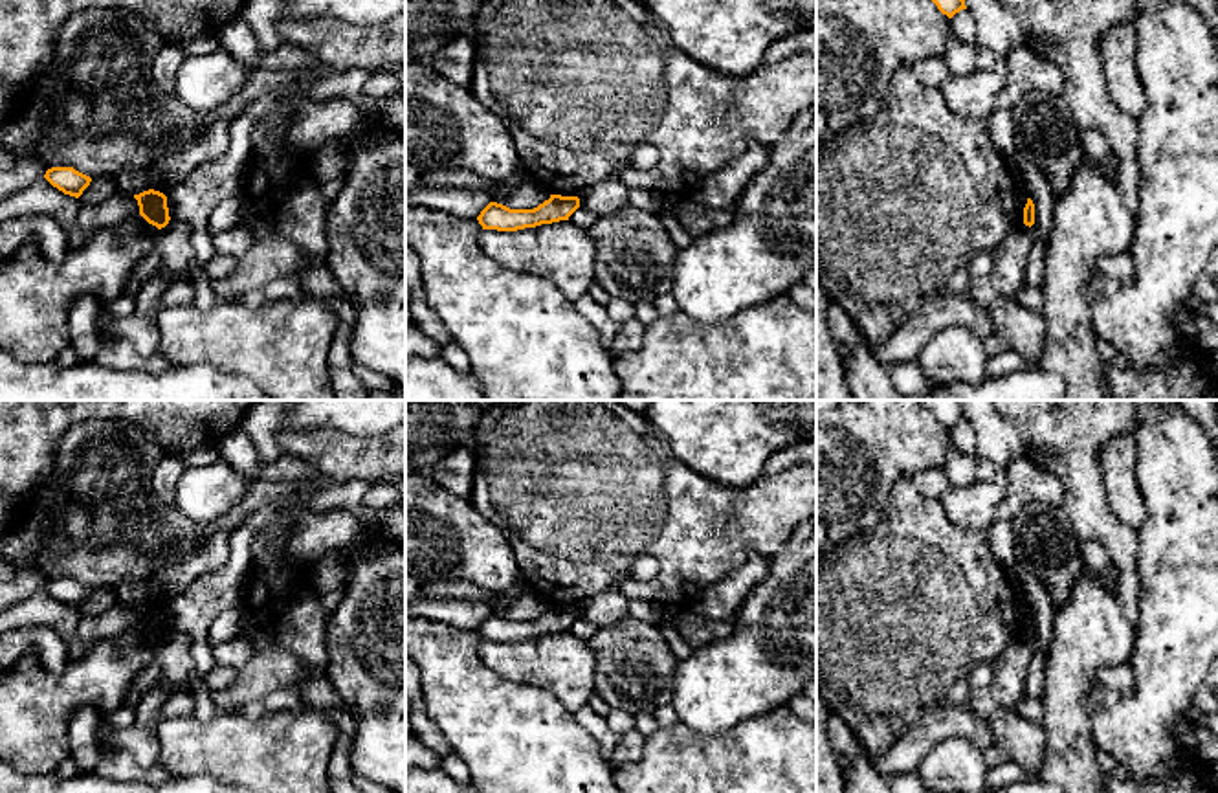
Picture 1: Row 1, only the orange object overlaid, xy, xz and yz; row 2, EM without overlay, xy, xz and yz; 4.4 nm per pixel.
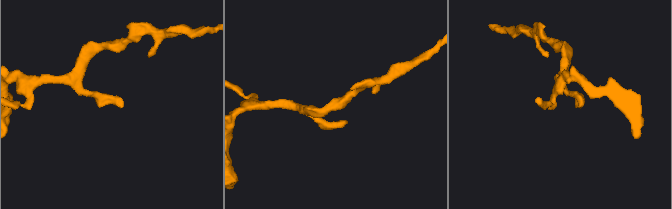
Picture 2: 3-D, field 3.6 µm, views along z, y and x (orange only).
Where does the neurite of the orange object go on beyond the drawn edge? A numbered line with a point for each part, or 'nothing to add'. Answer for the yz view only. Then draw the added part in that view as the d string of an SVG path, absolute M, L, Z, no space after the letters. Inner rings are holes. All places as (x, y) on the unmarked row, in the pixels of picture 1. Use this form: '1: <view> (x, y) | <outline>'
nothing to add

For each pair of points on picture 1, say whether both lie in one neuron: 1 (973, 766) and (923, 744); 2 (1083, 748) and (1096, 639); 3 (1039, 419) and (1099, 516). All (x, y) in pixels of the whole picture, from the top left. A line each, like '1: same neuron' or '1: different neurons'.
1: different neurons
2: same neuron
3: same neuron

